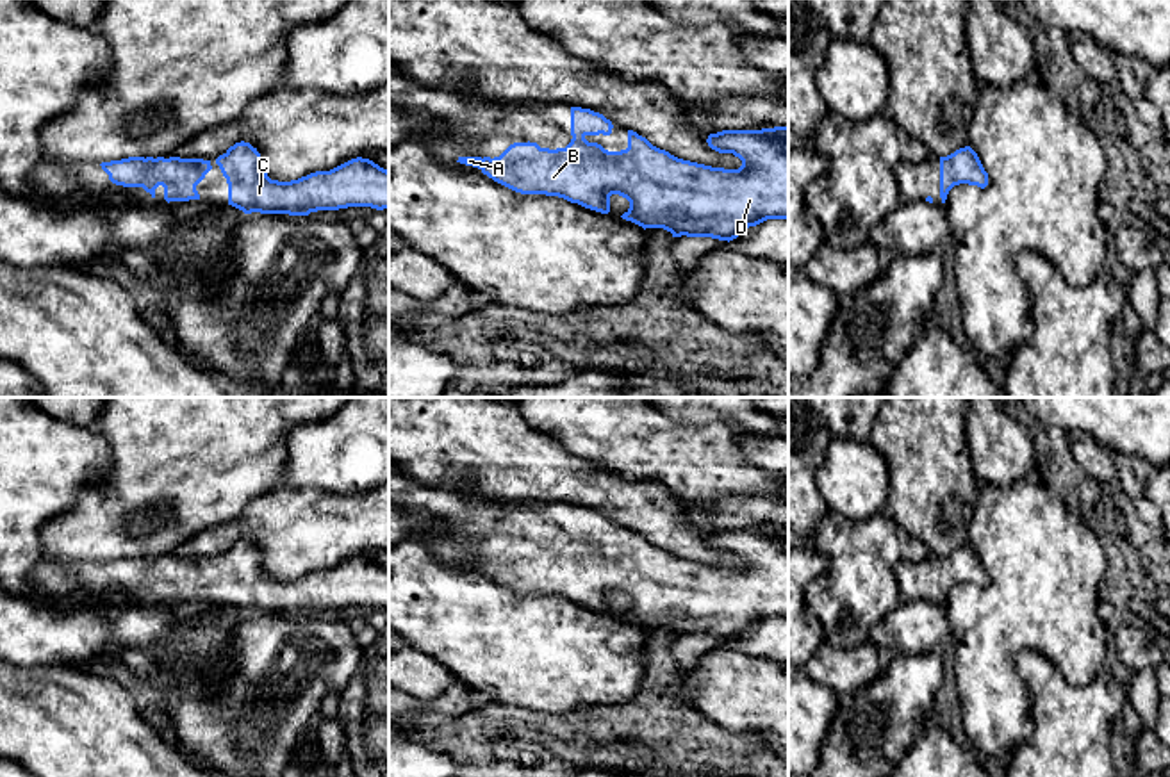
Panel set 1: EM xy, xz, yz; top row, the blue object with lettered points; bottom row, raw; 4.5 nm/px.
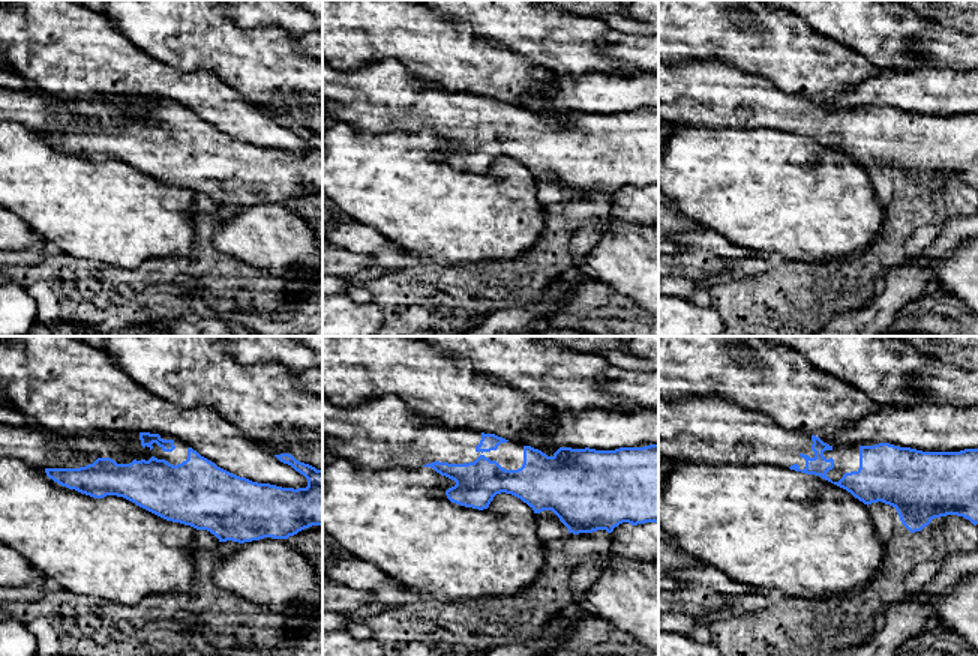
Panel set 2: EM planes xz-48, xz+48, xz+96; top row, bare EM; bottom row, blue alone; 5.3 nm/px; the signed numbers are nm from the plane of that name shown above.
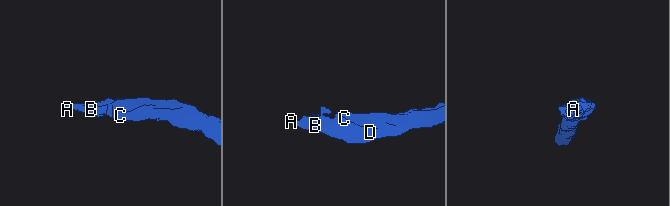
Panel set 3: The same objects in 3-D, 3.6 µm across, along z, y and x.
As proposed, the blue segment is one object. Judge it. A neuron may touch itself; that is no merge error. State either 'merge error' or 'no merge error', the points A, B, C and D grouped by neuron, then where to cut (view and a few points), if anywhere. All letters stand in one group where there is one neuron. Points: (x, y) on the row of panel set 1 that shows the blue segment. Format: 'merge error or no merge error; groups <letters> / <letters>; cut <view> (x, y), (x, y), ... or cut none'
no merge error; groups A B C D; cut none

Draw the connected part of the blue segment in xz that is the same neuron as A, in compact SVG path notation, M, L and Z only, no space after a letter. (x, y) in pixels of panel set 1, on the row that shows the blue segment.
M571 107L571 143L565 148L540 148L537 143L514 143L499 157L458 157L457 162L478 168L494 182L521 192L558 196L585 209L608 214L610 196L630 201L621 216L646 228L663 228L672 237L712 237L733 241L749 226L767 219L788 219L788 127L762 130L722 130L706 143L719 153L742 160L738 169L712 168L678 159L628 130L628 148L608 151L587 135L610 135L612 121L590 109Z

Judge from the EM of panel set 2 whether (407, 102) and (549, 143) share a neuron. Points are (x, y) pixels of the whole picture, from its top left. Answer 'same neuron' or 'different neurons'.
same neuron

